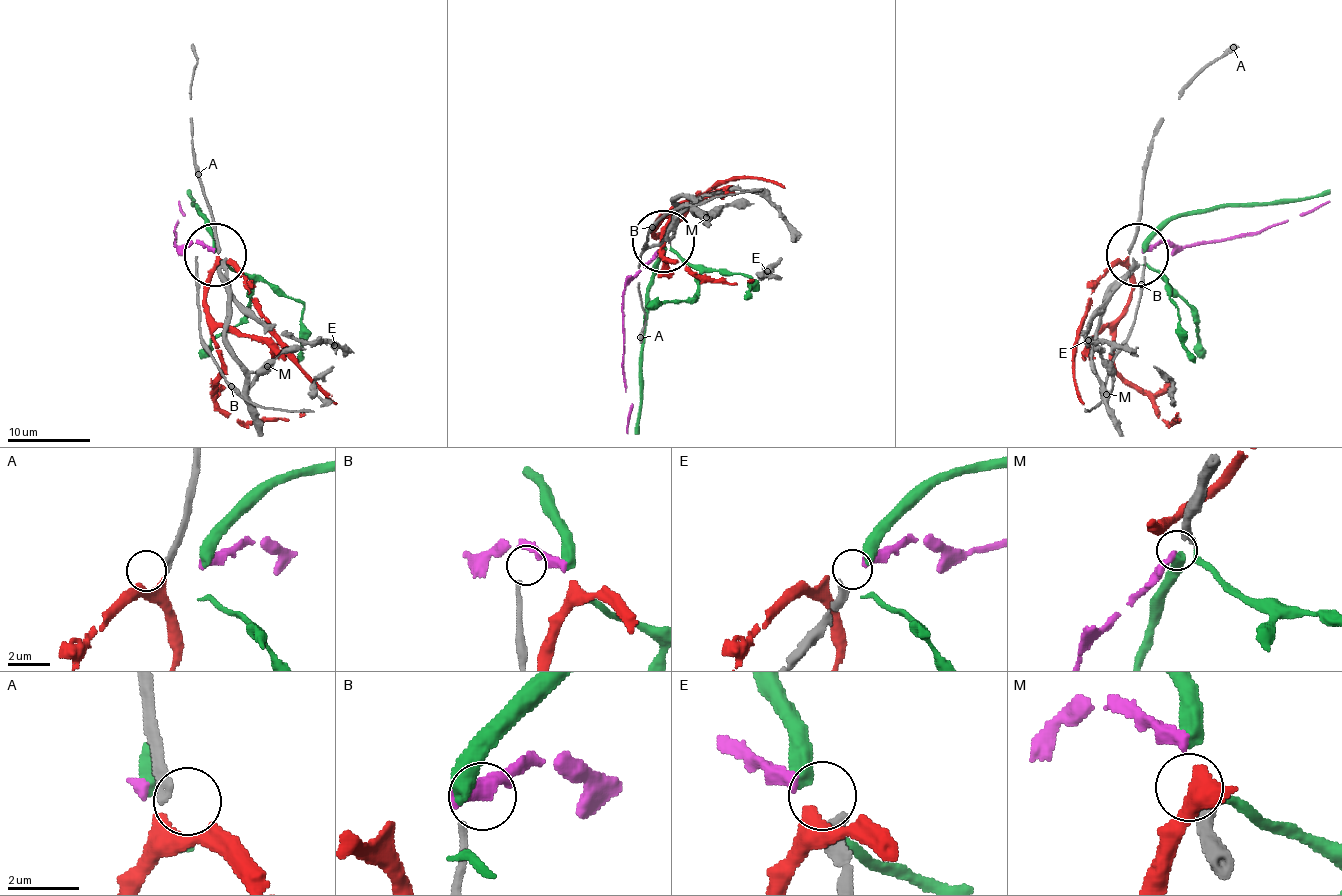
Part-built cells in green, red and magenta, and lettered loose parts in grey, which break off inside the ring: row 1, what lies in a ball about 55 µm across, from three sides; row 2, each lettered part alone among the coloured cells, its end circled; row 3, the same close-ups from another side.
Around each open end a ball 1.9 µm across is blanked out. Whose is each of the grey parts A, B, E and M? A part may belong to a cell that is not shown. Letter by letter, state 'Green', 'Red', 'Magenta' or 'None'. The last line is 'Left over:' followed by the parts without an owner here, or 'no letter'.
A: Red
B: None
E: Magenta
M: Green
Left over: B

